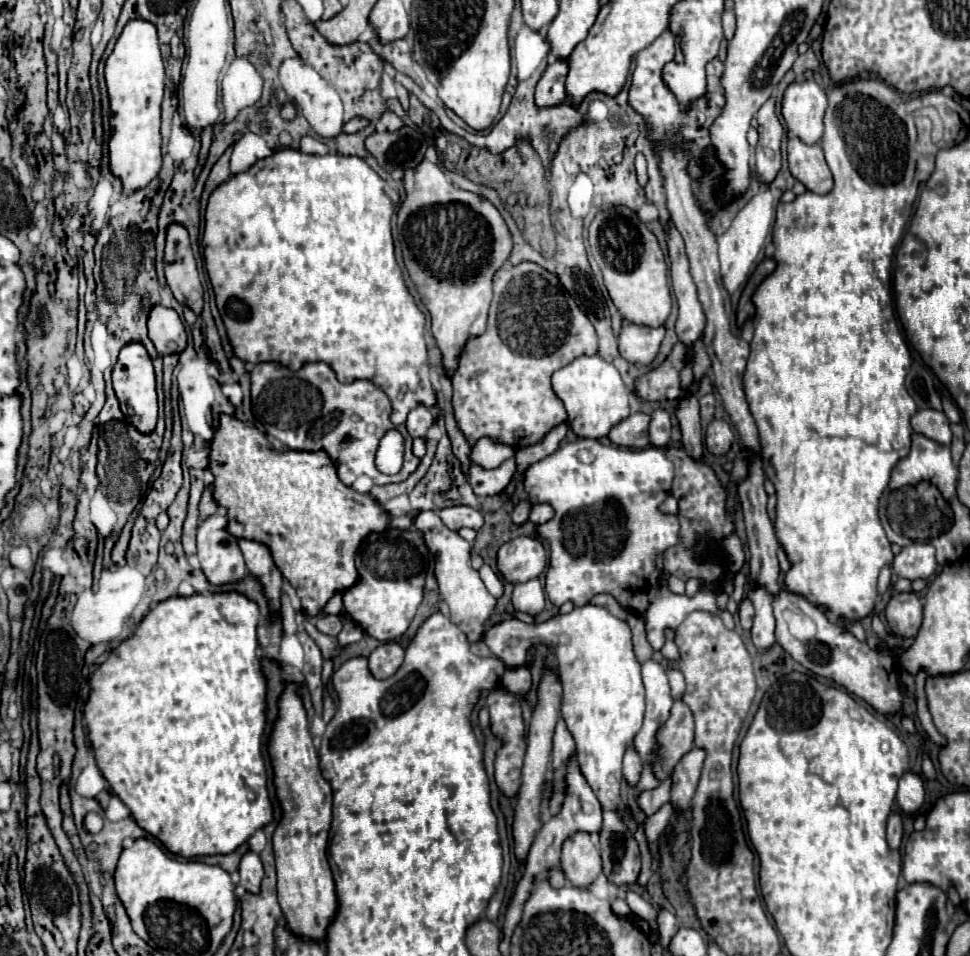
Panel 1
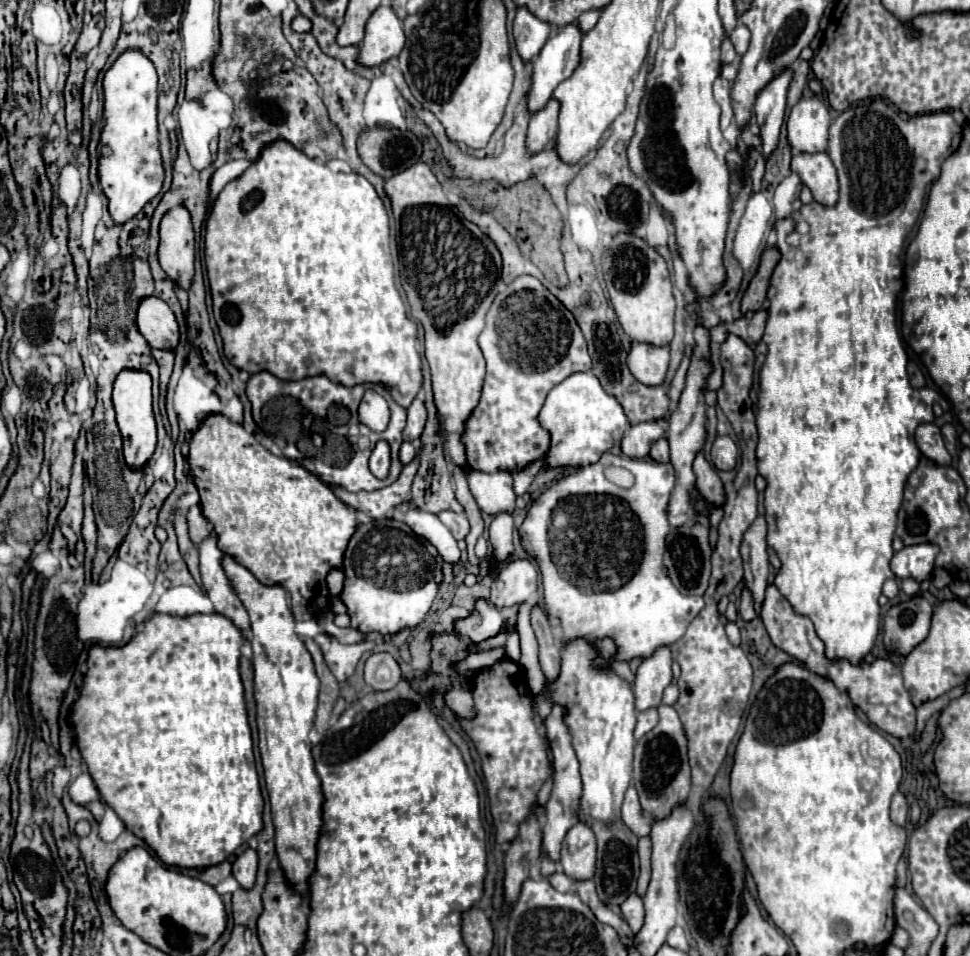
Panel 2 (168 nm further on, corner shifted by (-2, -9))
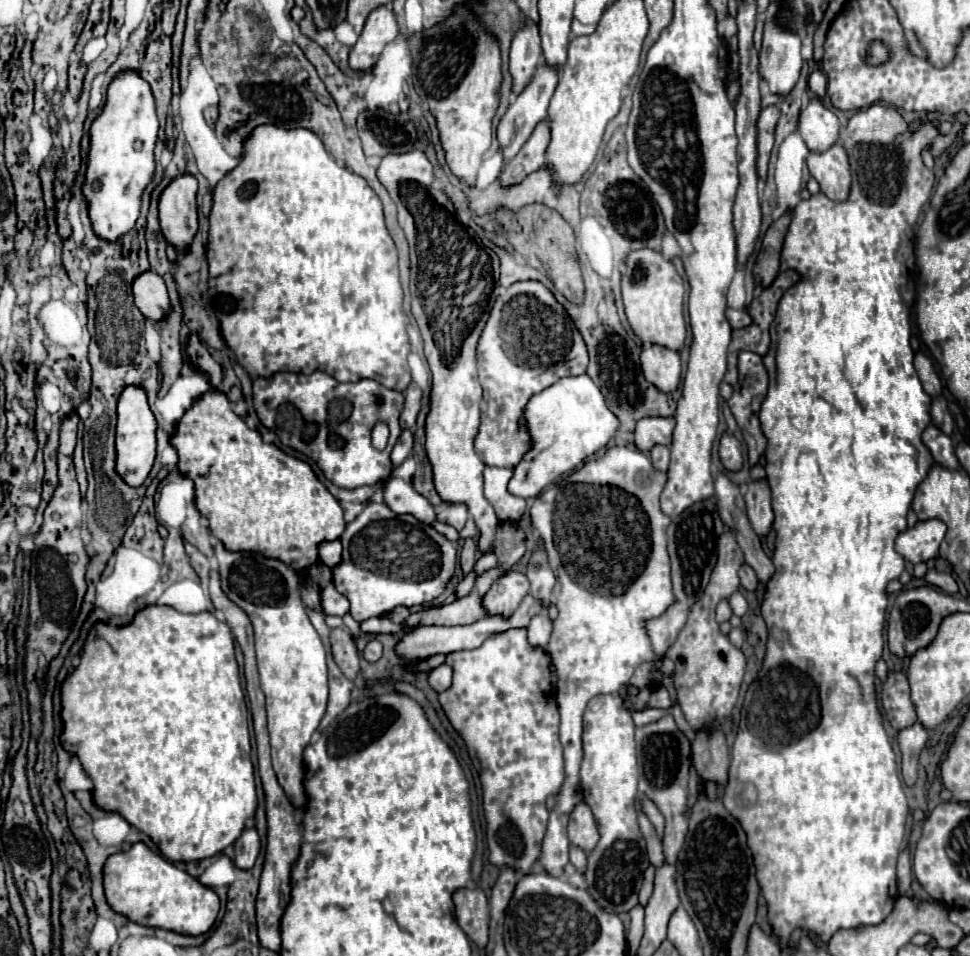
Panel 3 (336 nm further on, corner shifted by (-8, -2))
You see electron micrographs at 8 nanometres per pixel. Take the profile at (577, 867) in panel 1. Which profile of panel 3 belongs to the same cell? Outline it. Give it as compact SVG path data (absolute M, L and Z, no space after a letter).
M584 802L576 804L574 810L570 812L570 822L568 822L570 844L588 852L596 846L598 838L600 838L600 834L598 834L598 828L596 828L596 820L590 812L590 806L584 804Z

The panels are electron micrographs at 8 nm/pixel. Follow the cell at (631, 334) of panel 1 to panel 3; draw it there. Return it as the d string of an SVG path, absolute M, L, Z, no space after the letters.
M646 344L640 356L644 378L660 392L674 392L680 384L680 354L664 346Z

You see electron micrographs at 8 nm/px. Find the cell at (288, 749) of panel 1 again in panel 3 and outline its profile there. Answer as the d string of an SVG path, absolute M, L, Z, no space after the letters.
M220 540L214 542L214 554L224 594L248 614L254 626L260 684L266 694L274 772L296 810L304 810L302 752L308 746L312 732L318 728L328 700L324 644L300 600L300 576L292 566L258 552L228 552Z

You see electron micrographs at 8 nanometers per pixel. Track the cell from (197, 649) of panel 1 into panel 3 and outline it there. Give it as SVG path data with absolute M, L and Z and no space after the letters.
M144 606L134 614L134 620L128 626L114 626L96 622L88 632L88 638L82 648L80 666L74 668L72 674L66 676L62 684L62 712L60 718L64 722L64 730L60 734L62 748L68 754L78 756L82 768L90 776L94 788L92 798L94 804L106 812L116 812L130 826L148 834L152 842L160 848L160 852L172 862L192 862L214 856L222 852L226 846L234 844L242 834L244 824L258 806L256 800L256 782L254 782L254 766L250 760L250 734L248 734L248 708L238 674L238 664L234 658L234 638L228 630L228 624L214 618L210 612L200 614L182 614L170 606Z

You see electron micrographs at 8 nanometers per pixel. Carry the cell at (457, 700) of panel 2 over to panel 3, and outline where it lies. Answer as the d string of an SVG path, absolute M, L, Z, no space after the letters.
M442 664L434 670L428 672L428 684L436 690L436 692L444 692L452 682L452 668L448 664Z

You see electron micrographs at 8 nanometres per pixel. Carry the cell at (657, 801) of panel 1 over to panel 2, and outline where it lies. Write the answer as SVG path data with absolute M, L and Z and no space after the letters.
M640 837L638 841L638 855L640 855L640 879L638 879L638 895L646 893L648 881L650 881L650 851L652 851L652 839Z

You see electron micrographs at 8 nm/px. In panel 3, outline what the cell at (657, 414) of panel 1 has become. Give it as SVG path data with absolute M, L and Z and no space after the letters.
M654 446L650 450L650 460L658 472L666 472L668 462L670 462L670 448L668 446Z

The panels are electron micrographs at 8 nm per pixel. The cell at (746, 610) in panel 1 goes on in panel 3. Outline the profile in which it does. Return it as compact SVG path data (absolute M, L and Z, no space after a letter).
M742 564L740 566L740 570L738 570L738 576L740 576L740 582L742 582L742 586L746 588L746 590L756 590L756 584L758 584L758 576L756 576L756 572L752 570L752 566L748 566L748 564Z

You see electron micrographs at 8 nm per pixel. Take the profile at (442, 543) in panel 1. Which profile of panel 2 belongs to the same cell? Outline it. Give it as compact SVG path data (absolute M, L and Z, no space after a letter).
M410 509L408 513L396 513L394 517L404 521L406 525L410 525L410 529L414 529L414 533L418 533L420 537L428 539L438 549L438 553L442 555L444 561L448 561L452 565L460 561L460 549L456 545L456 539L442 525L438 515L426 513L420 509Z

